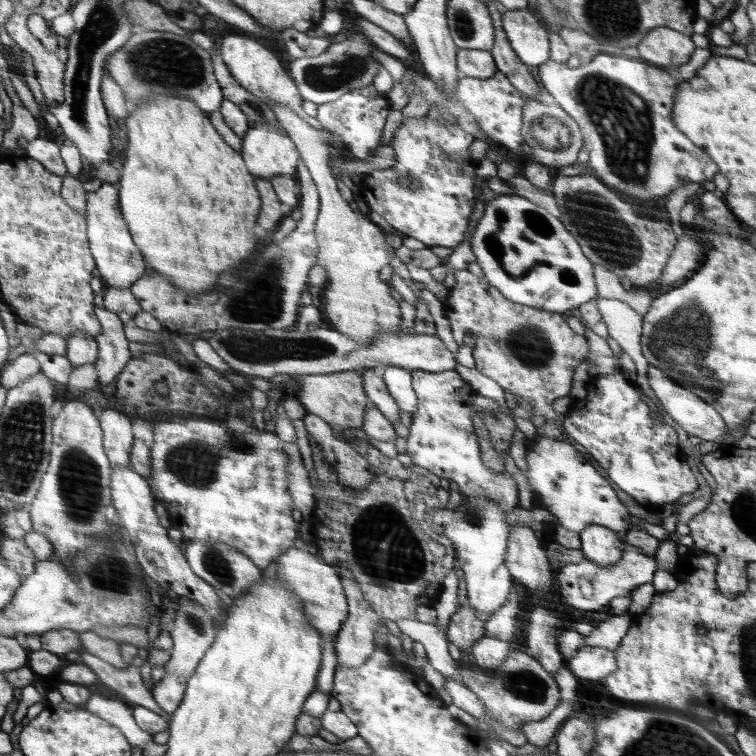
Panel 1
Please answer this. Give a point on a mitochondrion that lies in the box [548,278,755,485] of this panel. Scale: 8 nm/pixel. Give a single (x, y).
(680, 341)

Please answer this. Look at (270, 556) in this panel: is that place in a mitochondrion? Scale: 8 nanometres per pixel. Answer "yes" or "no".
no

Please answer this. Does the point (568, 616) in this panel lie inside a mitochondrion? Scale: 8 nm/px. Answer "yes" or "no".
no

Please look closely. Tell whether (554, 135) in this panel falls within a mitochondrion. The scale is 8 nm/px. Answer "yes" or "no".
yes

